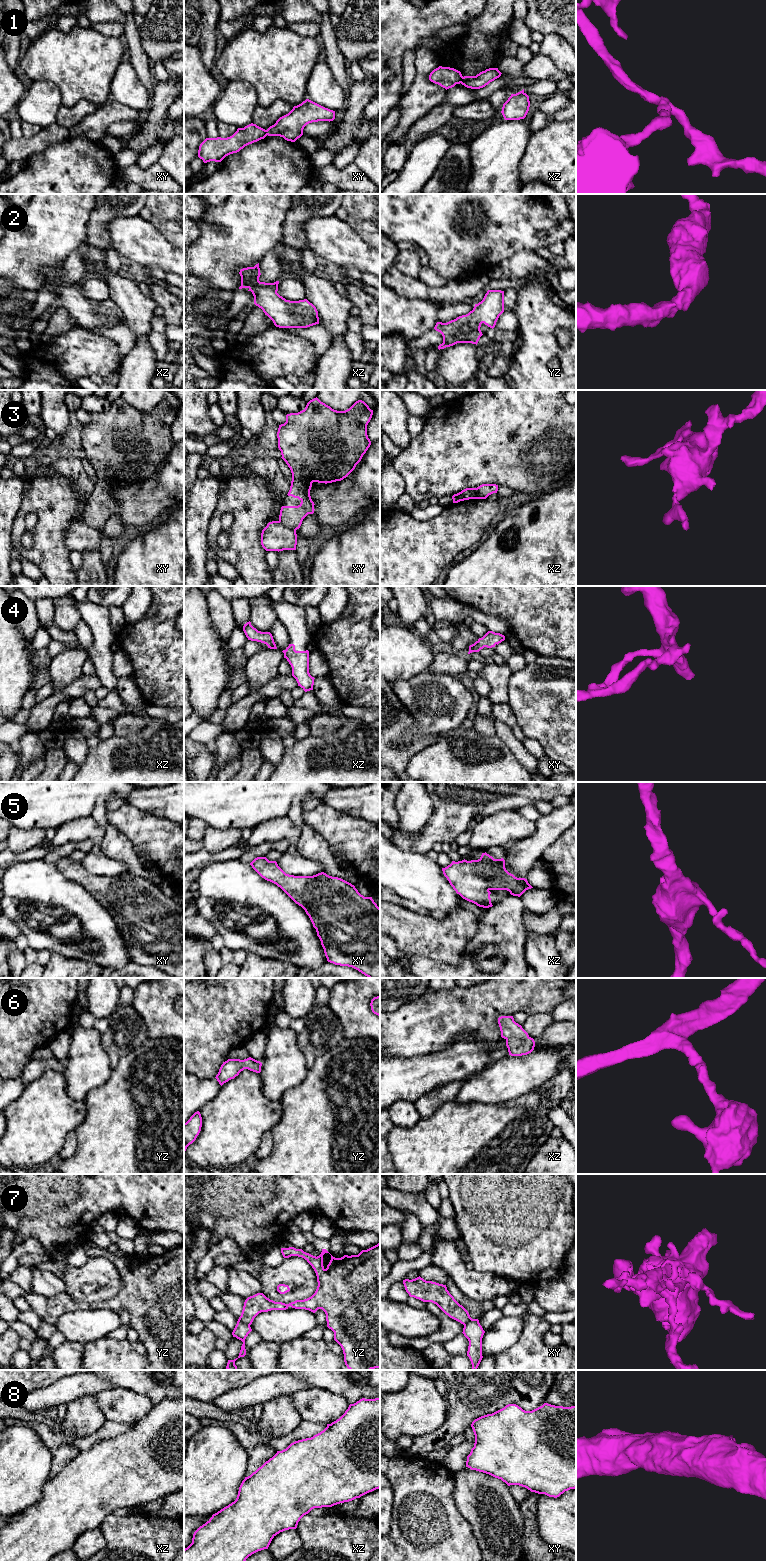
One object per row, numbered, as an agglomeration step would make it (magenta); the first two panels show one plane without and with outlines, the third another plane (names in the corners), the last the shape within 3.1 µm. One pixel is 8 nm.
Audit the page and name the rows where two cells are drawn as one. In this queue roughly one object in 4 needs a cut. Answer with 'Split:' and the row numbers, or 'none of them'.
Split: 1, 3, 7

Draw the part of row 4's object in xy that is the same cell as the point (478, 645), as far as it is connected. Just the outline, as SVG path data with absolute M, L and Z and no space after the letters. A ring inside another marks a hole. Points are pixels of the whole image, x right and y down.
M488 631L482 638L479 638L474 644L469 646L468 654L479 652L484 647L492 648L505 640L505 636L500 633Z

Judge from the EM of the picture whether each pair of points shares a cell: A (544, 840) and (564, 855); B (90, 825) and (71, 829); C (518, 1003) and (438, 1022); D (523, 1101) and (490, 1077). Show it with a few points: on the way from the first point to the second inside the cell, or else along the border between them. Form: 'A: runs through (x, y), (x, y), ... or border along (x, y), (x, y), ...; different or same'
A: border along (565, 830), (545, 849), (541, 857); different
B: runs through (85, 828), (76, 829); same
C: runs through (498, 1003), (484, 1003), (475, 1010), (458, 1011); same
D: border along (539, 1085), (502, 1104); different

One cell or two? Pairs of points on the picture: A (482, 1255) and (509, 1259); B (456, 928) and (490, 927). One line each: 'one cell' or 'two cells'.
A: one cell
B: two cells

